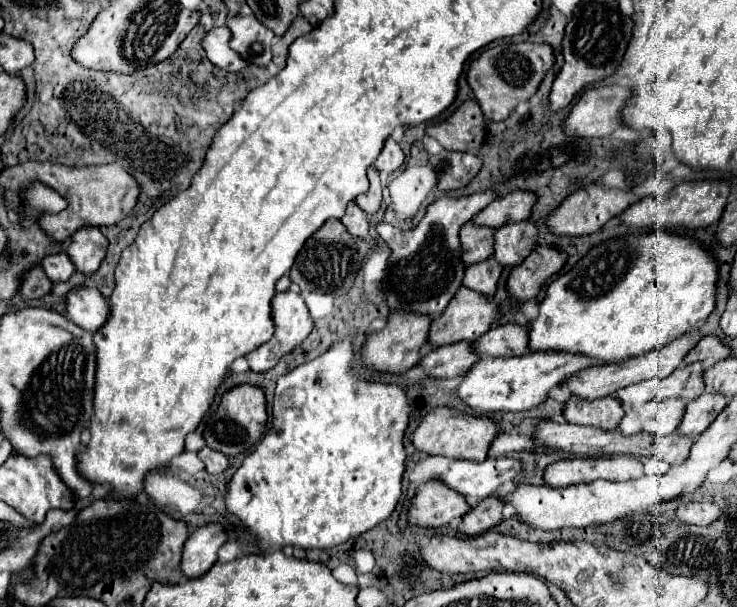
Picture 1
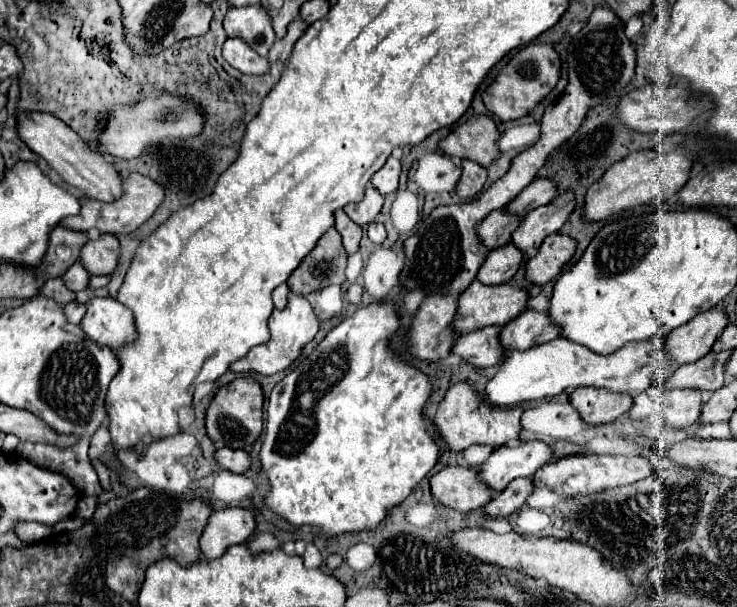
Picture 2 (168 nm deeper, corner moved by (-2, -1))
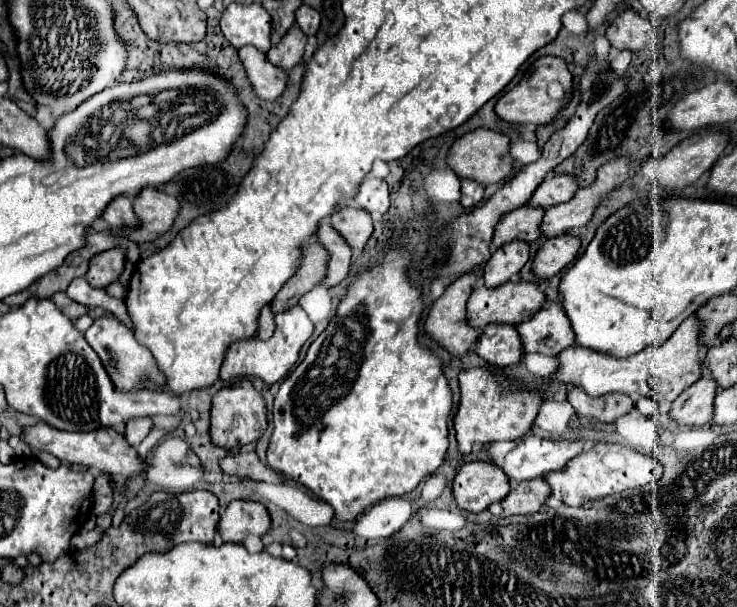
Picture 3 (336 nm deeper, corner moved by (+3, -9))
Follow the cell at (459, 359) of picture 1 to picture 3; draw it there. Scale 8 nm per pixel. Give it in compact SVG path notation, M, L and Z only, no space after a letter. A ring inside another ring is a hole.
M488 325L478 343L474 353L488 361L492 367L508 367L520 361L522 357L522 341L518 331L512 325Z

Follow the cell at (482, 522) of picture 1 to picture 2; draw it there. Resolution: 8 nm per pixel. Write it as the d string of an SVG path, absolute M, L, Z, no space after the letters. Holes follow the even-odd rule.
M513 479L505 491L497 493L491 503L485 507L485 513L491 517L509 517L517 509L521 509L527 501L527 497L533 493L535 485L533 479Z

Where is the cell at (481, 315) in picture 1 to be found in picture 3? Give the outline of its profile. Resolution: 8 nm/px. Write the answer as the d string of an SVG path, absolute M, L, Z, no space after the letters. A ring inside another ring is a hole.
M506 281L500 287L488 289L488 287L476 287L468 299L466 307L466 319L470 327L476 331L482 331L490 323L504 323L504 325L518 325L522 321L528 321L536 311L542 309L546 297L542 291L538 291L536 283L526 283L526 281Z

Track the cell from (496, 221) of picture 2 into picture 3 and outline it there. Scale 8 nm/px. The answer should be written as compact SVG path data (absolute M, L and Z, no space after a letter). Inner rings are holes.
M530 205L518 207L504 215L504 219L494 227L492 245L500 247L510 241L526 241L532 243L540 237L540 219L544 209L532 209Z

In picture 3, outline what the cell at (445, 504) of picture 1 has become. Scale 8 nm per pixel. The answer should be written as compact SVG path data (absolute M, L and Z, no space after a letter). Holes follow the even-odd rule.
M486 461L464 463L452 481L452 495L460 509L470 513L486 511L510 491L508 477L500 467Z

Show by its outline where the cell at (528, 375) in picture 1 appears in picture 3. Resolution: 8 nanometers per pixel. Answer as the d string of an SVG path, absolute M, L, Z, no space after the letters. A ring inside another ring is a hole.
M688 317L672 337L662 345L650 345L644 351L630 355L626 359L612 359L608 355L596 355L584 347L572 345L558 355L558 367L550 375L550 383L582 387L590 397L602 397L610 393L624 393L630 397L648 397L662 401L668 397L672 403L686 387L696 383L702 377L702 359L704 349L698 343L698 323L696 317Z

